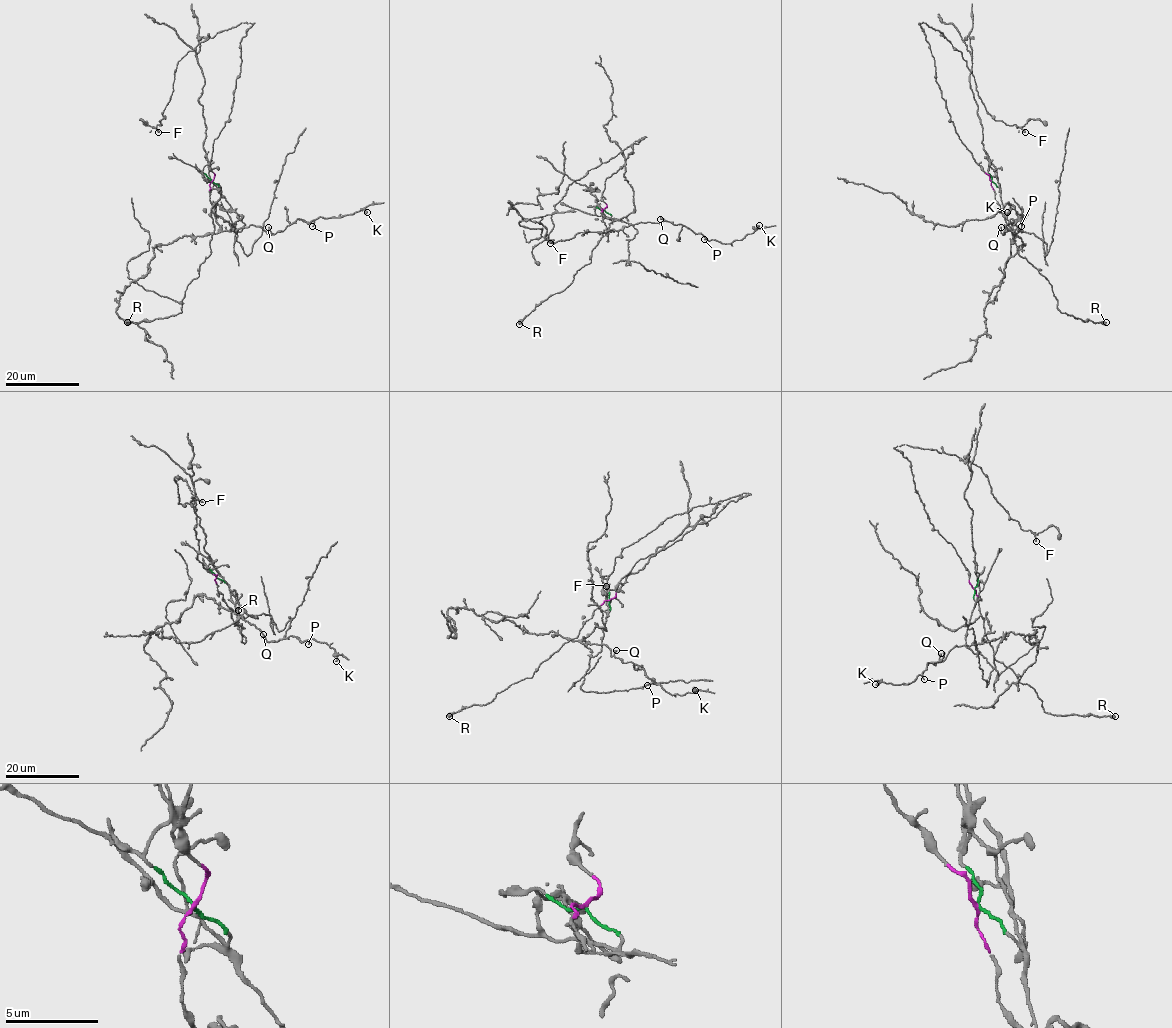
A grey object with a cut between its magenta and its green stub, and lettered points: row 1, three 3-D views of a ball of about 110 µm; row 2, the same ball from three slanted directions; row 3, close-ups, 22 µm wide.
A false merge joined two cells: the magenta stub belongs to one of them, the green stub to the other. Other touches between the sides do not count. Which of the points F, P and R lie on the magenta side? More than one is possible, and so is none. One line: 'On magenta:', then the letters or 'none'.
On magenta: F, R

